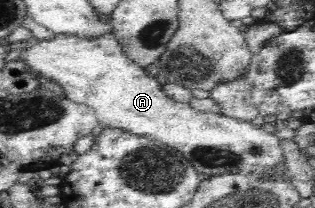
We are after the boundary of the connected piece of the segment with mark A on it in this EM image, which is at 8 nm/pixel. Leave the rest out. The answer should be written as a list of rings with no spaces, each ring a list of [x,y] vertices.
[[[107,31],[90,37],[81,37],[77,33],[56,34],[49,40],[38,40],[23,50],[18,60],[36,78],[45,78],[59,84],[64,90],[64,96],[71,102],[91,107],[98,124],[104,128],[125,129],[133,134],[158,140],[178,150],[195,170],[207,177],[223,173],[252,173],[255,170],[270,169],[275,163],[284,160],[281,139],[268,133],[263,127],[256,126],[251,121],[227,118],[219,113],[201,112],[189,103],[177,102],[168,97],[160,79],[149,76],[144,68],[134,64],[123,53],[115,33]]]

